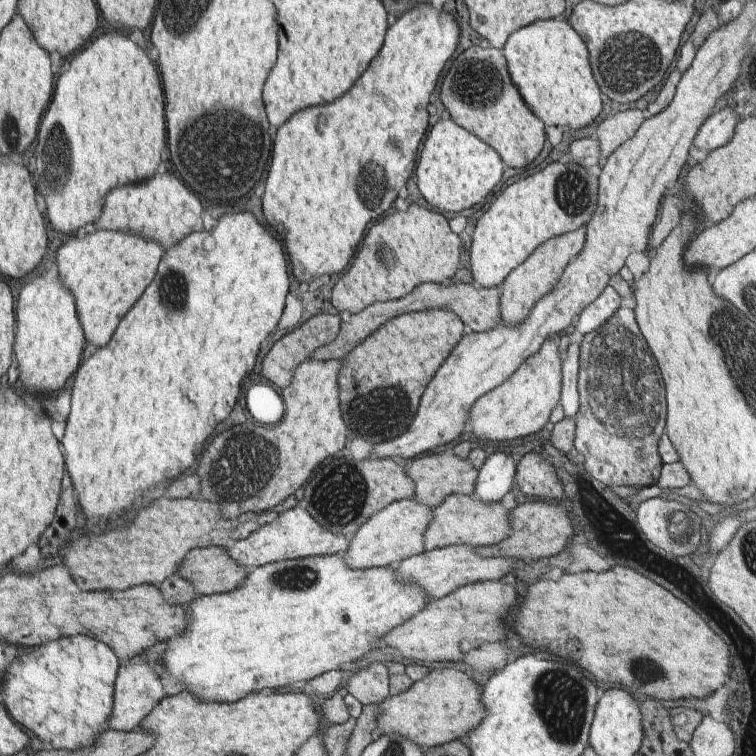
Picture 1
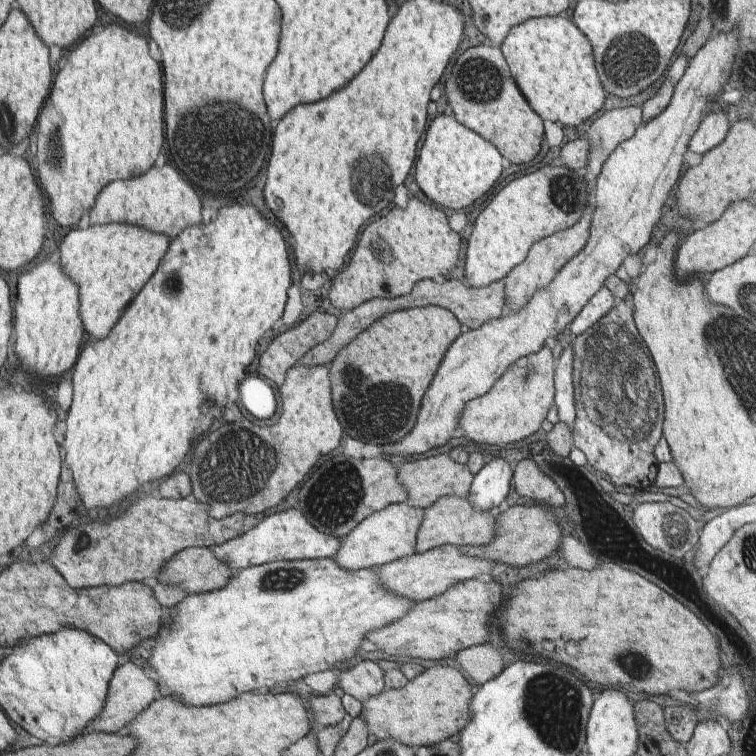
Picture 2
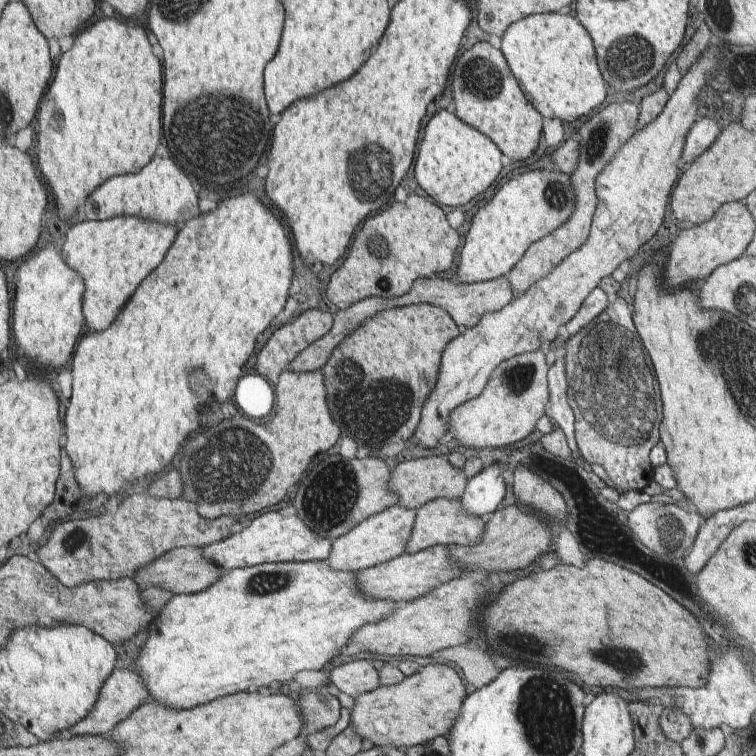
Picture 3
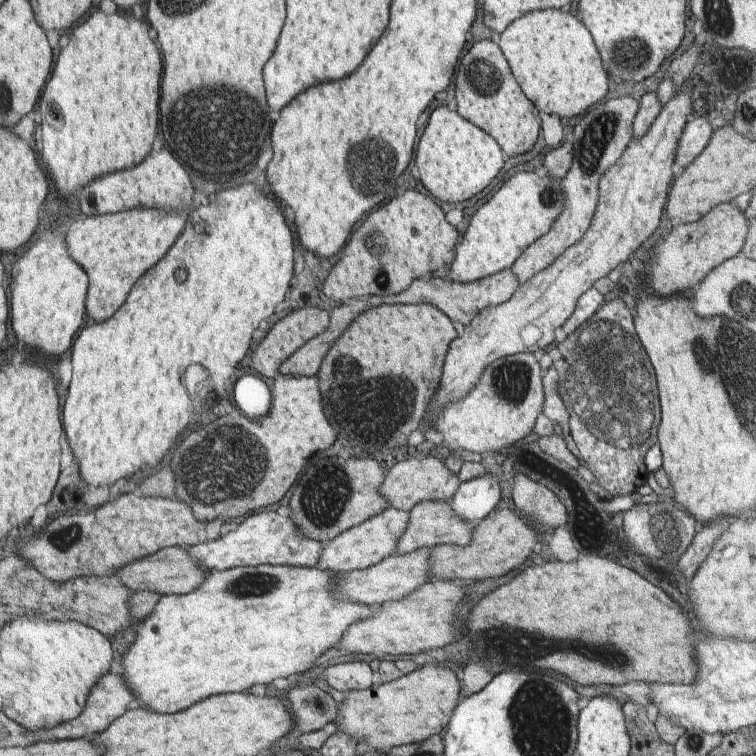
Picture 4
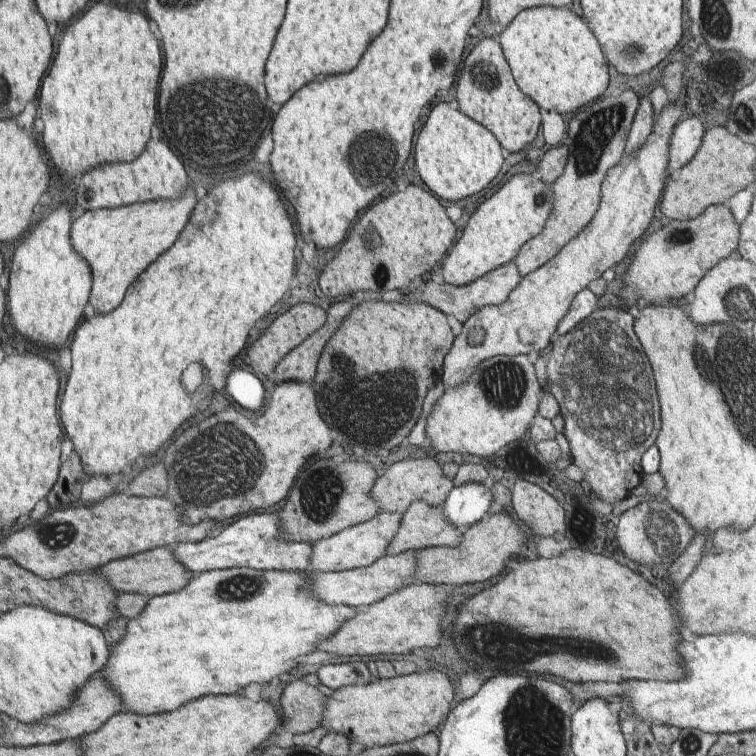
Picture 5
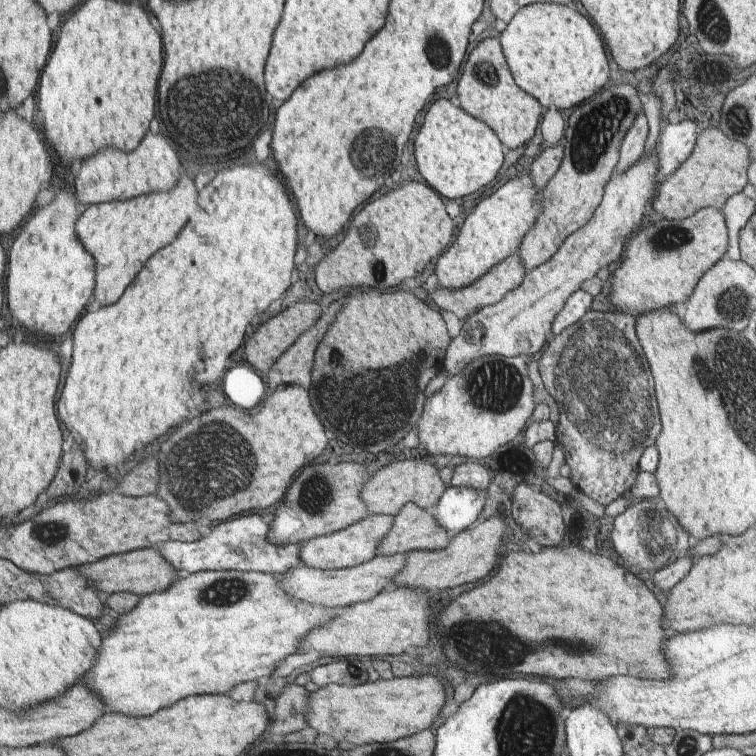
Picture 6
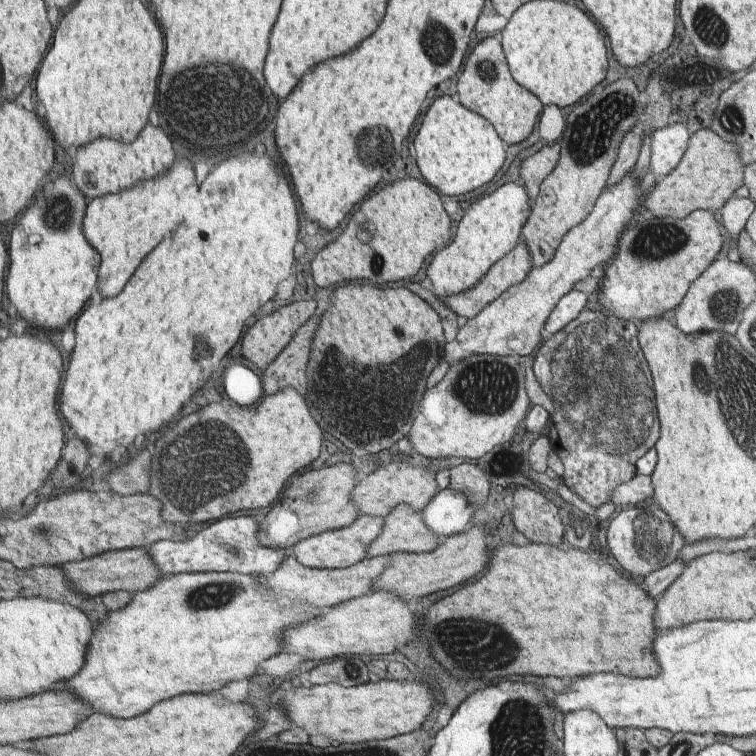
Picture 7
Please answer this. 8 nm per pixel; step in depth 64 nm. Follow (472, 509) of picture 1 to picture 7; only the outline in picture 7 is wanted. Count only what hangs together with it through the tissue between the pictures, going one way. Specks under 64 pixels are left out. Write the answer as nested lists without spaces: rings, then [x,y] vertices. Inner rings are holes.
[[[397,506],[384,518],[385,528],[370,545],[368,558],[394,553],[426,553],[436,550],[444,540],[426,526],[422,512],[412,506]]]

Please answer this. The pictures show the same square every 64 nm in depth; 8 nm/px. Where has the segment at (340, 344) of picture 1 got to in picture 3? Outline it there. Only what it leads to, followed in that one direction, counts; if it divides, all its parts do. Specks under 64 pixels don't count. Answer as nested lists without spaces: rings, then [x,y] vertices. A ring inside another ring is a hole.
[[[508,274],[502,277],[475,284],[461,283],[456,280],[442,280],[442,278],[418,279],[413,283],[411,290],[400,297],[370,296],[346,309],[339,309],[333,316],[333,329],[324,337],[315,341],[294,358],[294,361],[286,370],[312,373],[320,371],[329,360],[336,346],[340,345],[354,330],[364,325],[371,317],[376,316],[382,310],[414,305],[416,303],[427,303],[441,307],[457,322],[458,326],[470,329],[478,325],[485,313],[501,310],[513,301],[514,292]]]

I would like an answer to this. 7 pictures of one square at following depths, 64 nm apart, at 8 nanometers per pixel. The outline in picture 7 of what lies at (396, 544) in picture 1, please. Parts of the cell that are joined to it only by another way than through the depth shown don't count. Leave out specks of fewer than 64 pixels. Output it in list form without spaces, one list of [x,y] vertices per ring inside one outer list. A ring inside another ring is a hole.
[[[361,515],[352,525],[307,538],[293,545],[290,551],[298,562],[316,570],[340,569],[356,565],[357,562],[368,558],[370,545],[380,536],[382,529],[385,528],[385,522],[382,516]]]

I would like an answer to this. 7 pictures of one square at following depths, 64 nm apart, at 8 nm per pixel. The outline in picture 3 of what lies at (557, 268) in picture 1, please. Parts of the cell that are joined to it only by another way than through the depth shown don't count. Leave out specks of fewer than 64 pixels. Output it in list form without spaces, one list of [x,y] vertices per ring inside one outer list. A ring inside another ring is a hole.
[[[625,100],[598,110],[580,126],[576,135],[580,157],[577,168],[569,176],[572,179],[573,190],[576,191],[576,210],[564,225],[540,241],[534,242],[521,261],[508,273],[514,297],[522,295],[543,277],[548,276],[564,258],[587,242],[598,205],[597,179],[605,171],[605,167],[617,156],[618,150],[621,150],[622,146],[625,146],[625,143],[629,142],[630,138],[633,138],[633,135],[638,132],[638,120],[638,106]]]

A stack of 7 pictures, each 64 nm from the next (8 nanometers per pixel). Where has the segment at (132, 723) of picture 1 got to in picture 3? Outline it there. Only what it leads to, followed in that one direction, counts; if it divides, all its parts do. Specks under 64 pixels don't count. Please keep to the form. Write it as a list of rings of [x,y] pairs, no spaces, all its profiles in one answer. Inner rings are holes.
[[[114,670],[114,673],[104,682],[104,686],[100,690],[100,700],[93,707],[89,716],[62,731],[61,734],[58,734],[58,738],[66,739],[83,735],[110,736],[120,722],[124,721],[135,709],[140,708],[149,699],[148,687],[145,686],[140,675],[132,672],[132,670]]]

